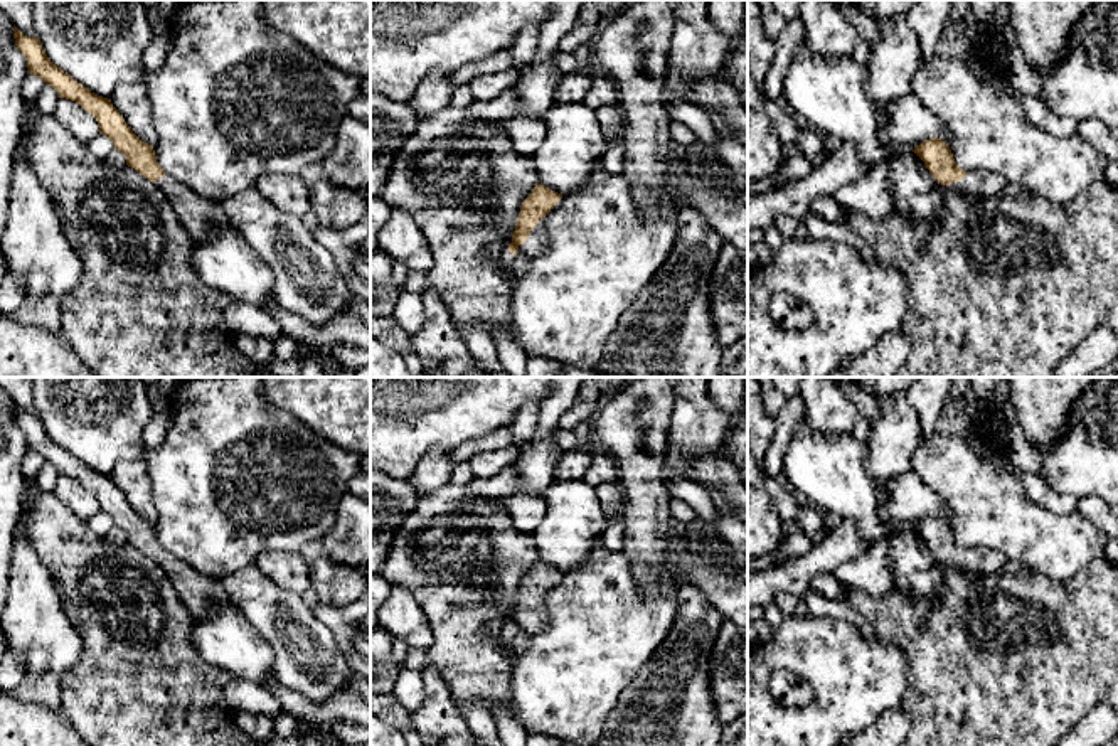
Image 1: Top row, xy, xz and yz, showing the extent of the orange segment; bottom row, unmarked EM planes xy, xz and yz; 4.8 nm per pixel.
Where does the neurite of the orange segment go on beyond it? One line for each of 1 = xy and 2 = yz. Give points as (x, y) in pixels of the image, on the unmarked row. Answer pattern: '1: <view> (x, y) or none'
1: xy (202, 596)
2: yz (977, 561)

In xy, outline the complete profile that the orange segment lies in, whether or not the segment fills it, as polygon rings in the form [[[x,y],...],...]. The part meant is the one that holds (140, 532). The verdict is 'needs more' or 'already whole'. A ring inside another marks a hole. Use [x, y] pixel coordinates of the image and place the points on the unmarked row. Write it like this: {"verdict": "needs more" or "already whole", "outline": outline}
{"verdict": "needs more", "outline": [[[13,402],[13,416],[17,426],[27,438],[29,451],[40,455],[57,468],[59,475],[76,478],[96,495],[99,510],[106,512],[113,519],[114,527],[125,532],[126,542],[157,561],[165,571],[192,616],[210,616],[224,606],[234,605],[224,593],[221,581],[205,578],[185,561],[173,557],[163,549],[157,539],[153,524],[141,519],[131,509],[123,493],[111,482],[111,477],[91,470],[61,445],[52,441],[37,414],[24,413]]]}

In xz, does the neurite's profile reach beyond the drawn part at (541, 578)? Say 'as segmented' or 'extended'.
extended

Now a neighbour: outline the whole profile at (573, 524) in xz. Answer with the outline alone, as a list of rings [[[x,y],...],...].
[[[554,480],[542,495],[546,512],[534,532],[539,561],[567,573],[586,562],[610,519],[584,480]]]

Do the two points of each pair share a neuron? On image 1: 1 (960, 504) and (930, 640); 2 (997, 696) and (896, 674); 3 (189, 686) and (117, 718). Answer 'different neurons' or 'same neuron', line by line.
1: different neurons
2: different neurons
3: same neuron

